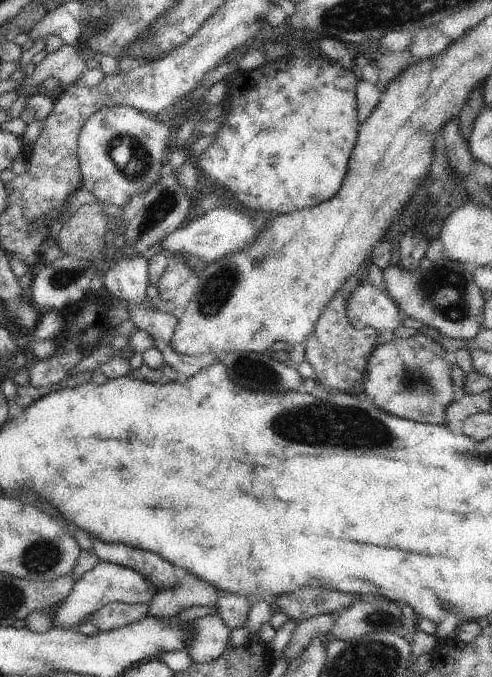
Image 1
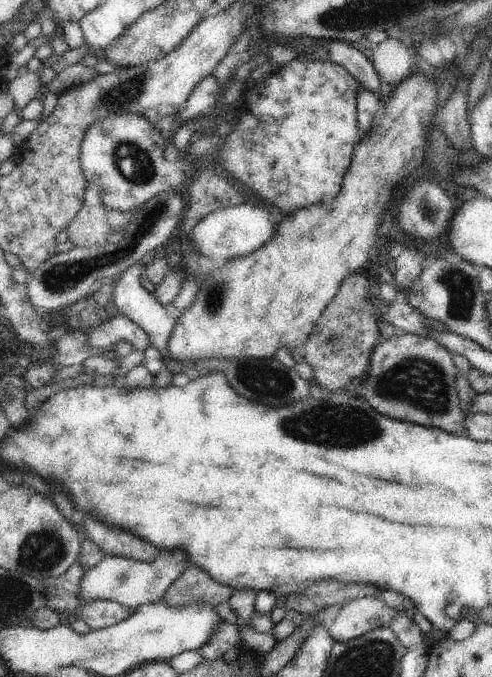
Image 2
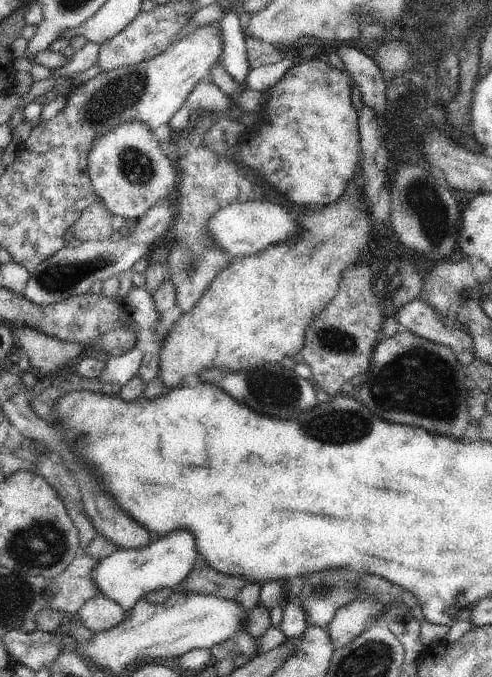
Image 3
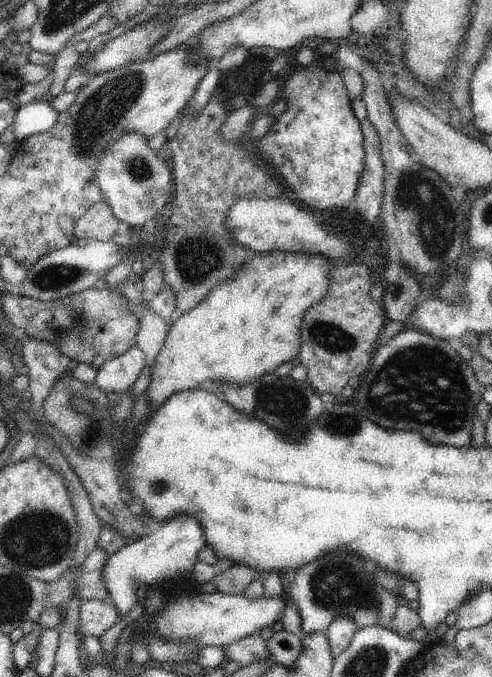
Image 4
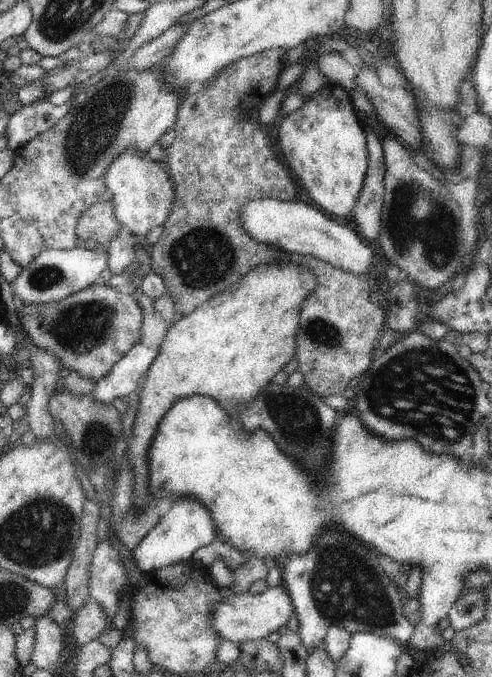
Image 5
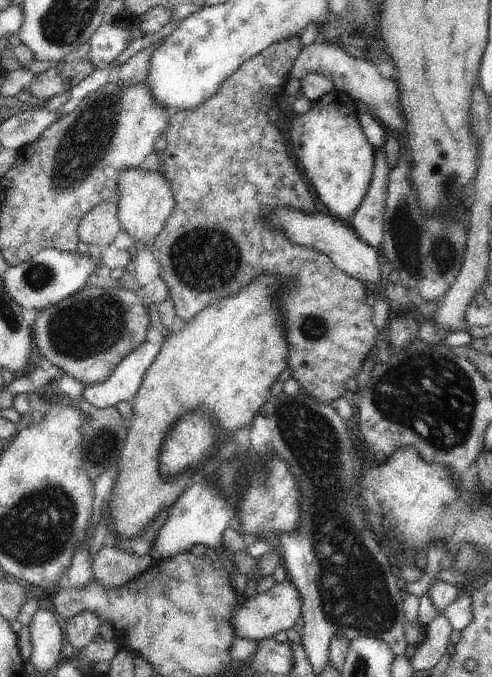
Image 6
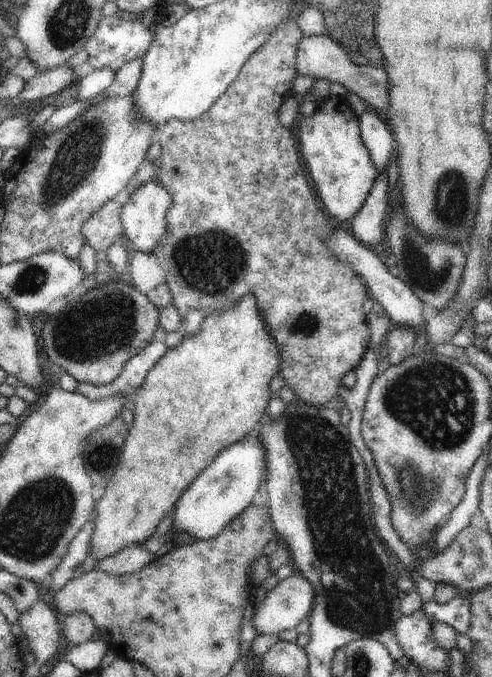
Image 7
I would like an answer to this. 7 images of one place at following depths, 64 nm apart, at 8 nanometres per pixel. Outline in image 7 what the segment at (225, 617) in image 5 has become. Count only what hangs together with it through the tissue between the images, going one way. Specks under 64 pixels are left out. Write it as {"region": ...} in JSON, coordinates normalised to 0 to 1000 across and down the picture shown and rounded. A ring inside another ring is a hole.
{"region":[[[606,845],[593,846],[585,854],[571,857],[565,866],[551,871],[528,894],[514,894],[516,904],[510,919],[524,939],[557,939],[602,928],[610,919],[626,914],[626,904],[634,904],[634,895],[642,892],[642,874],[638,866],[614,854]]]}

